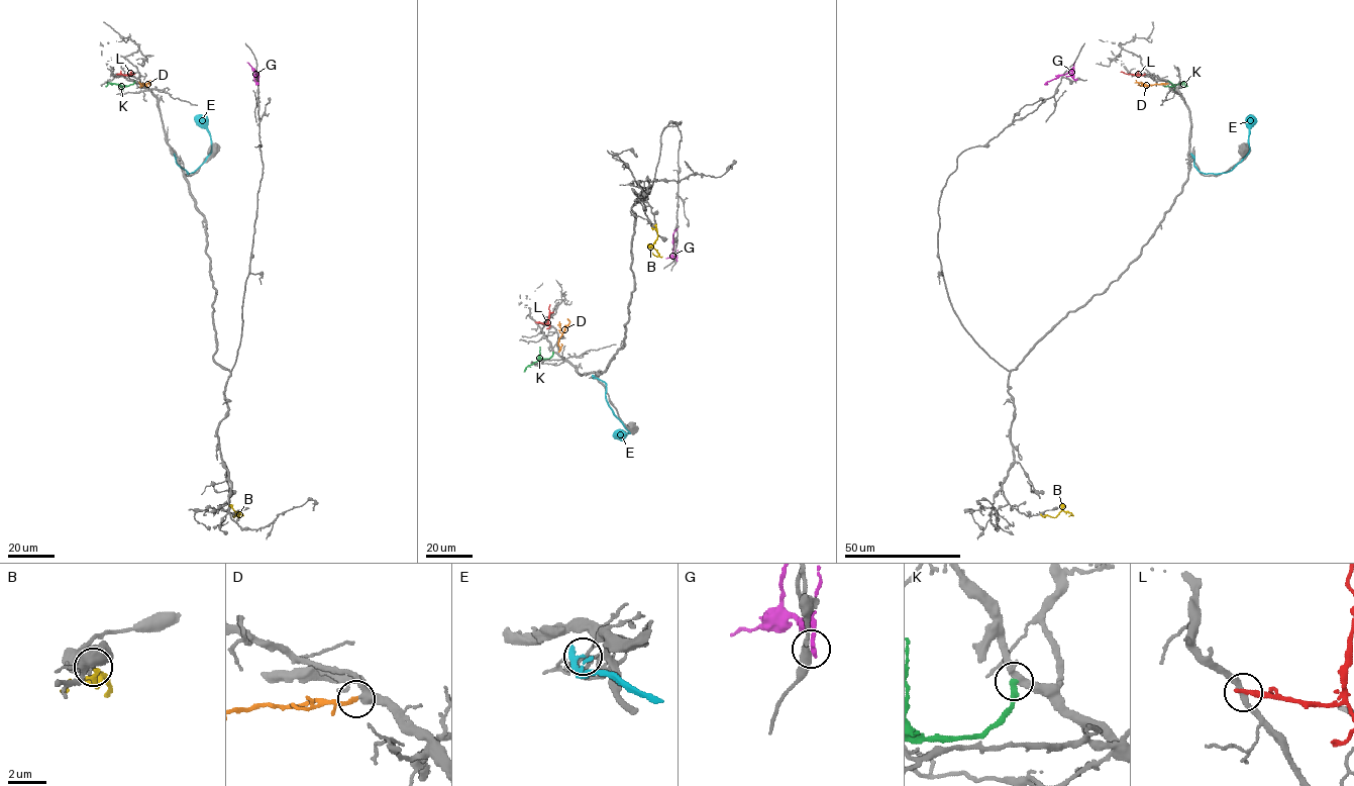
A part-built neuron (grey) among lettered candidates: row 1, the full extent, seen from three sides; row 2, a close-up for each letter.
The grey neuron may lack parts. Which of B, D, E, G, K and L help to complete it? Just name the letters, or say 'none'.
D

